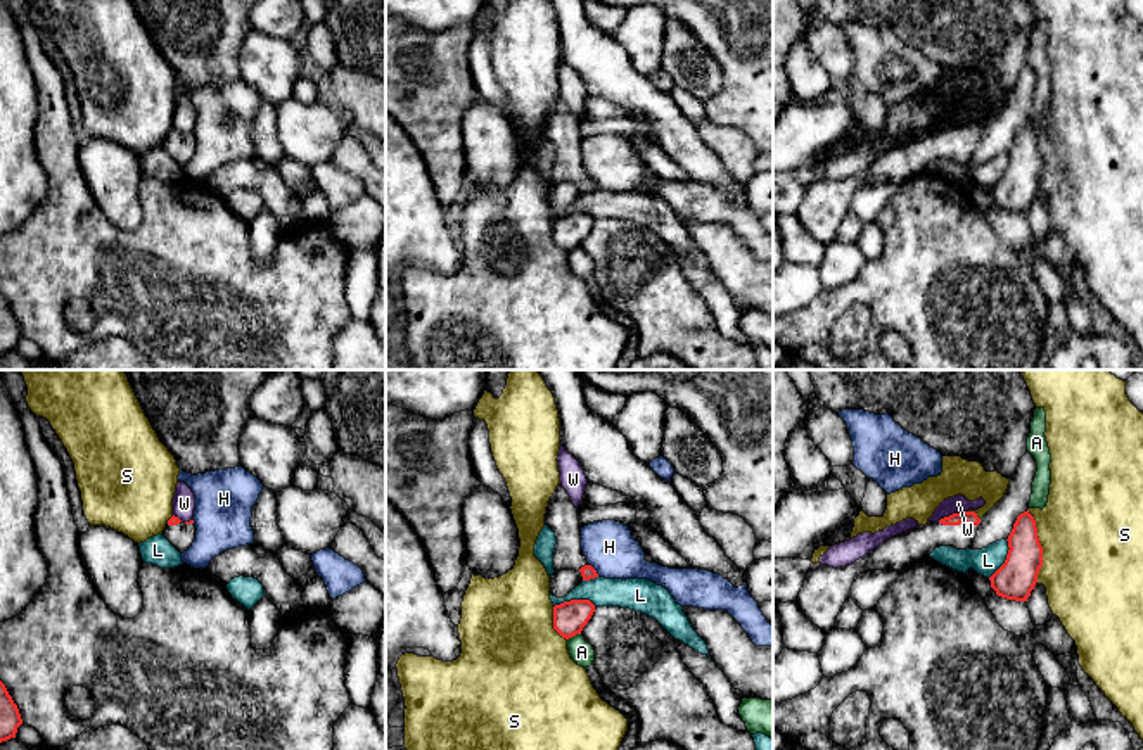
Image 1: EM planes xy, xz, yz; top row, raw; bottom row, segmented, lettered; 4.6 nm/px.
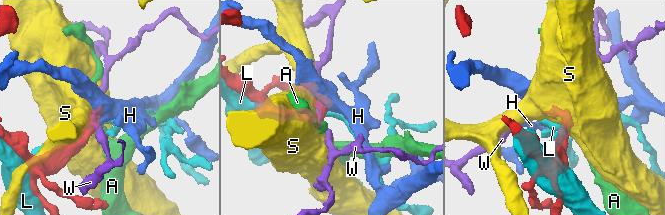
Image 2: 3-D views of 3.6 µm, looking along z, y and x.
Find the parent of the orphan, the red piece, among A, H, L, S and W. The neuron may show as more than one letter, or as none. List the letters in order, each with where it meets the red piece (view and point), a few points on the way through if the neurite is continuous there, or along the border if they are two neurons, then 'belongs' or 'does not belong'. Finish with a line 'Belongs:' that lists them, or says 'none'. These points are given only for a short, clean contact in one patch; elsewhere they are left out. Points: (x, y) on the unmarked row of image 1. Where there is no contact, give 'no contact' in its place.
A: meets red in xz at (573, 247); border along xz (580, 246), (568, 253); does not belong
H: meets red in xz at (593, 182); border along xz (588, 177), (599, 187); does not belong
L: meets red in xz at (574, 213); does not belong
S: meets red in yz at (1041, 159); does not belong
W: meets red in yz at (953, 127); border along yz (967, 123), (938, 133); does not belong
Belongs: none

